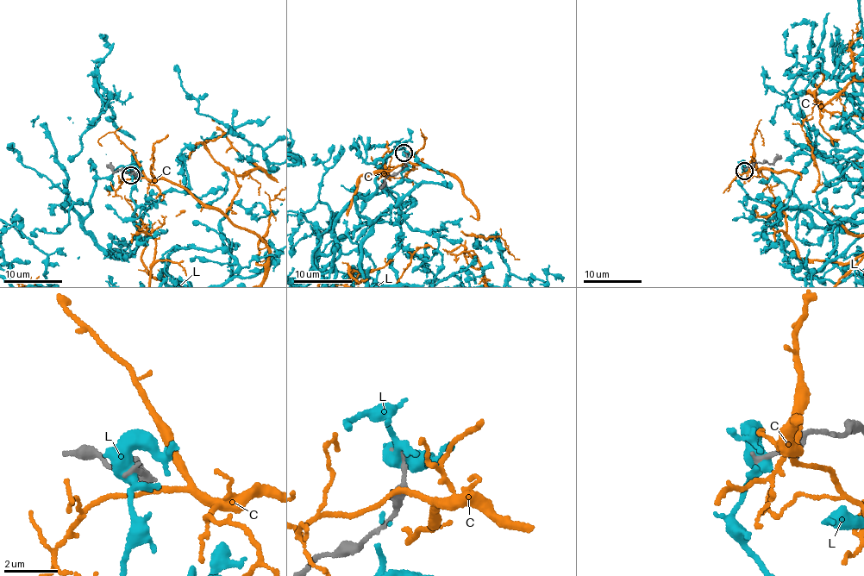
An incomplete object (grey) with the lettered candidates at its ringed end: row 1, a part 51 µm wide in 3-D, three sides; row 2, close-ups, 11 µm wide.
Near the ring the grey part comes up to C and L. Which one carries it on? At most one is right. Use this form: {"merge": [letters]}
{"merge": []}

